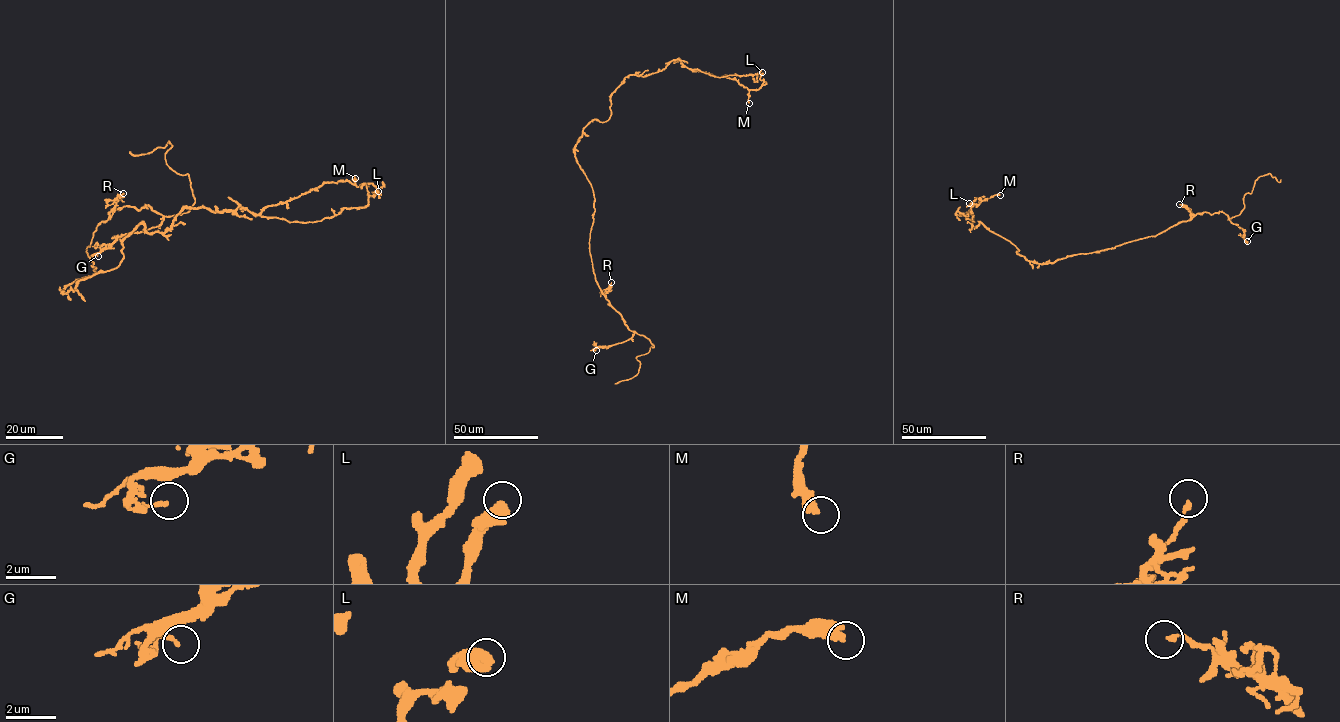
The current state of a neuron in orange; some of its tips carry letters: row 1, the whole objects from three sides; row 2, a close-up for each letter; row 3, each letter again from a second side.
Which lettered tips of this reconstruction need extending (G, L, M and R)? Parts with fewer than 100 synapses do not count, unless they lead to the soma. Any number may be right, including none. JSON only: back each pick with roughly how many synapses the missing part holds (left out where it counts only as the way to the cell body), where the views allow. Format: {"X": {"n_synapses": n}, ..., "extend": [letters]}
{"extend": []}

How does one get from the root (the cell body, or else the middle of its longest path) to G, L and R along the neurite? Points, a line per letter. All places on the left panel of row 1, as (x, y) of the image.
G: (70, 284), (95, 272), (86, 249), (117, 208), (148, 205), (163, 216), (157, 226), (123, 234), (98, 256)
L: (70, 284), (62, 291), (115, 269), (140, 224), (166, 232), (184, 208), (258, 214), (339, 181), (378, 191)
R: (70, 284), (95, 272), (86, 249), (96, 227), (108, 218), (109, 212), (123, 193)

